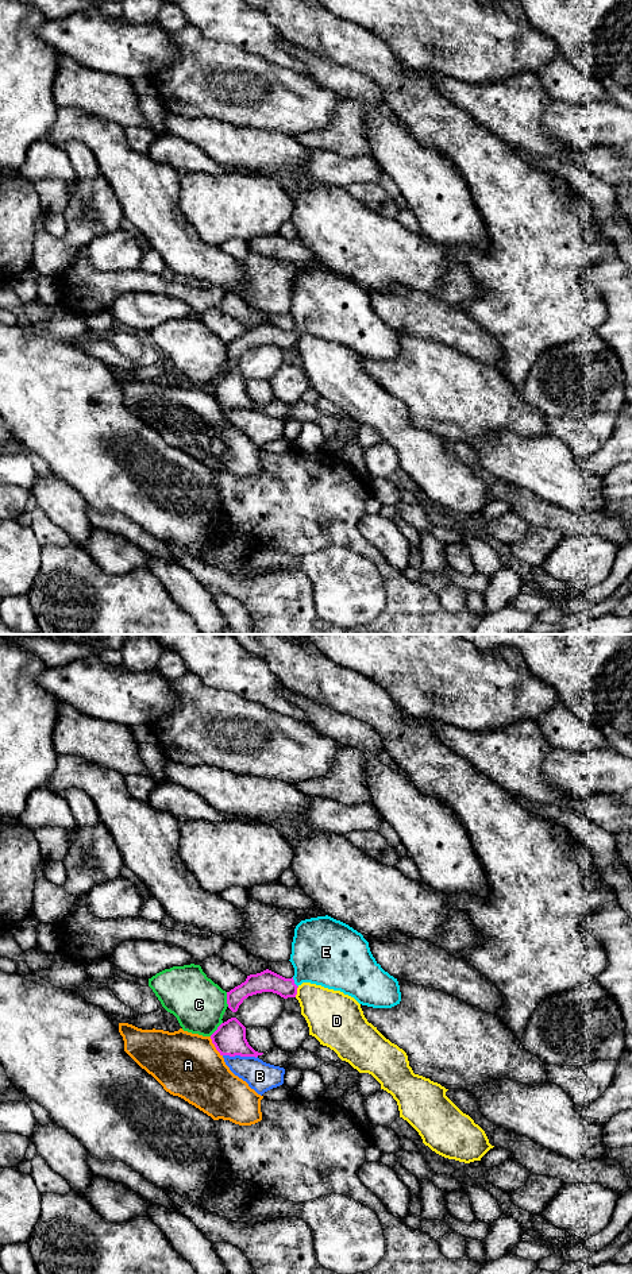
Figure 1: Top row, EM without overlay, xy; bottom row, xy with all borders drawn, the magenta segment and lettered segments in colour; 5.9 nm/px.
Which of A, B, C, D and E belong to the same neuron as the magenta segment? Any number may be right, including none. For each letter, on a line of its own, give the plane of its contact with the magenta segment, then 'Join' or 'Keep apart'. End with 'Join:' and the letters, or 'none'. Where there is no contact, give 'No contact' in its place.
A: Touches magenta in xy. Keep apart
B: Touches magenta in xy. Keep apart
C: Touches magenta in xy. Keep apart
D: Touches magenta in xy. Keep apart
E: Touches magenta in xy. Join
Join: E

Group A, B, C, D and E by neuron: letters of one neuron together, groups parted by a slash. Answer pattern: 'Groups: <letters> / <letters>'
Groups: A / B / C / D / E

